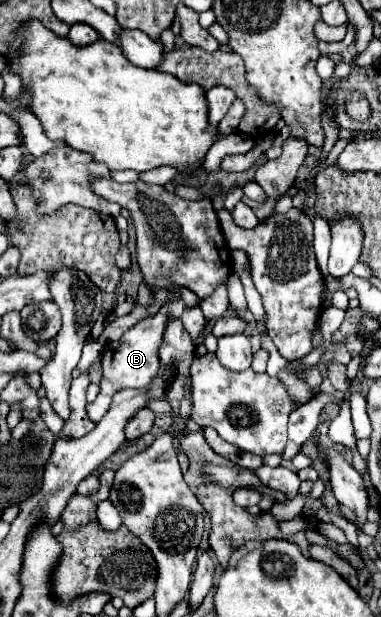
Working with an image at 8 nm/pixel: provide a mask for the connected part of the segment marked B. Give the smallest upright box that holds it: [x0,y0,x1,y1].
[88,288,200,422]

